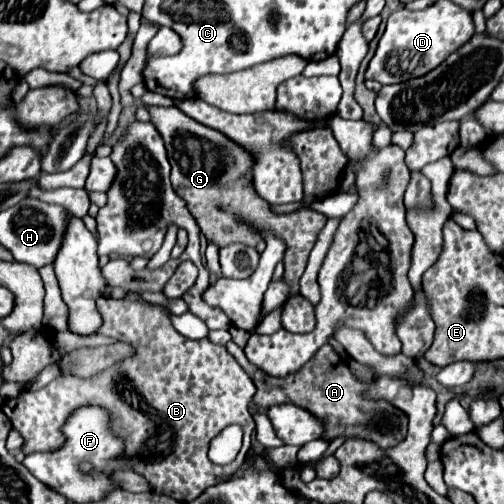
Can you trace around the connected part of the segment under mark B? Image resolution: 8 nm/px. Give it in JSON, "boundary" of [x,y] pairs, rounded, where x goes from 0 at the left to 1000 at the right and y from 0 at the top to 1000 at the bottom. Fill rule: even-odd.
{"boundary":[[[198,591],[194,611],[206,631],[198,663],[262,683],[270,706],[187,750],[119,746],[75,778],[48,774],[36,790],[8,794],[8,821],[48,869],[44,897],[63,901],[115,889],[127,881],[119,849],[139,817],[151,806],[198,802],[226,825],[222,845],[250,877],[250,893],[226,913],[226,925],[258,925],[266,937],[298,948],[310,980],[381,996],[409,968],[468,940],[506,855],[504,829],[492,817],[508,778],[496,746],[444,687],[429,687],[413,671],[377,675],[361,667],[341,647],[333,607]],[[452,841],[480,845],[480,889],[460,921],[429,925],[409,905],[413,881]]]}

